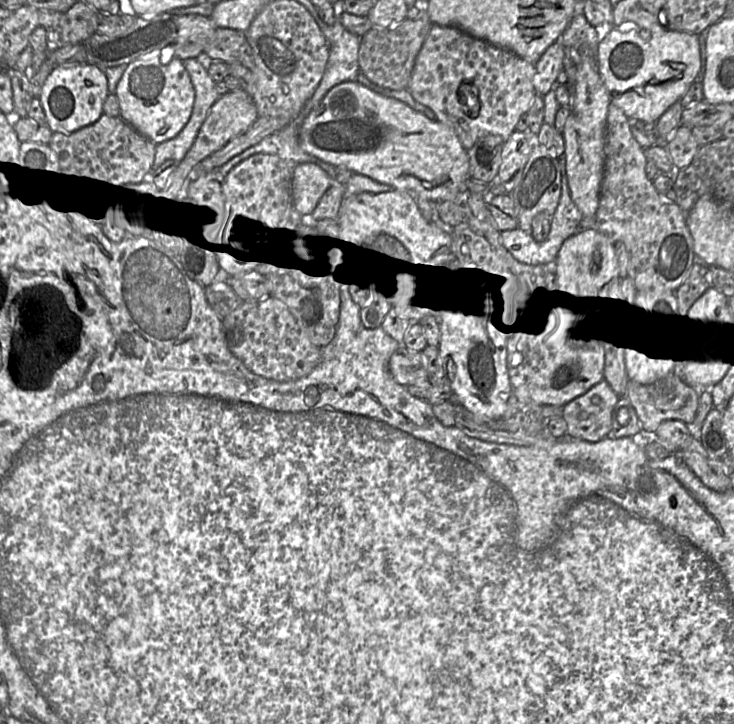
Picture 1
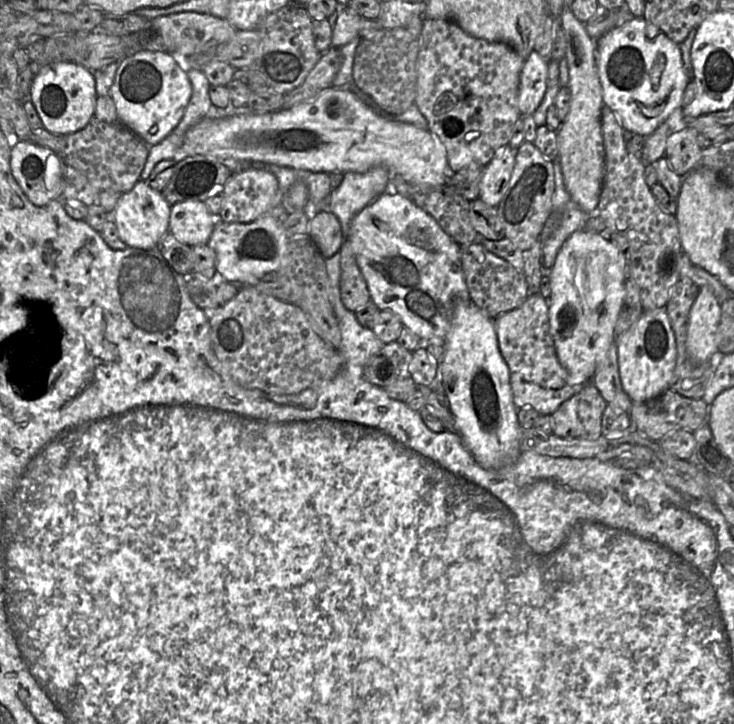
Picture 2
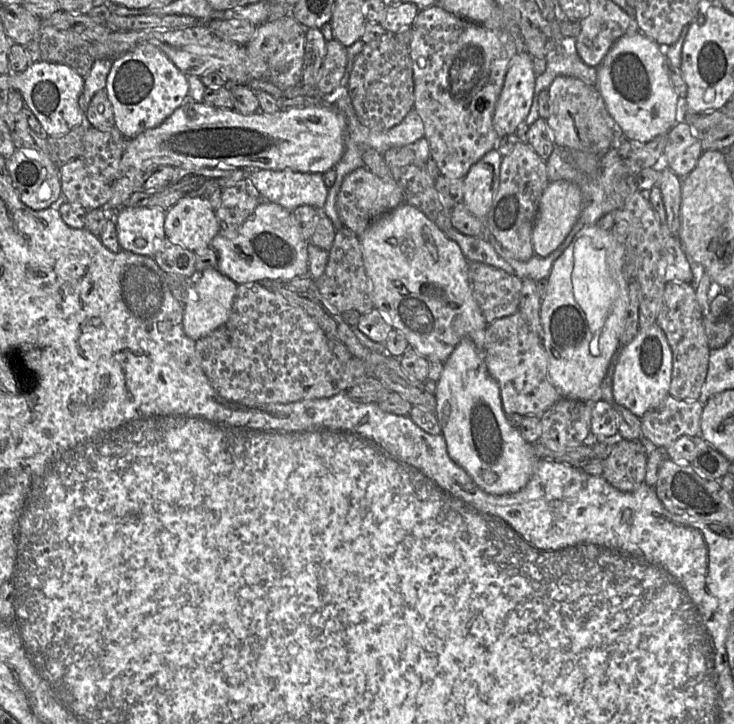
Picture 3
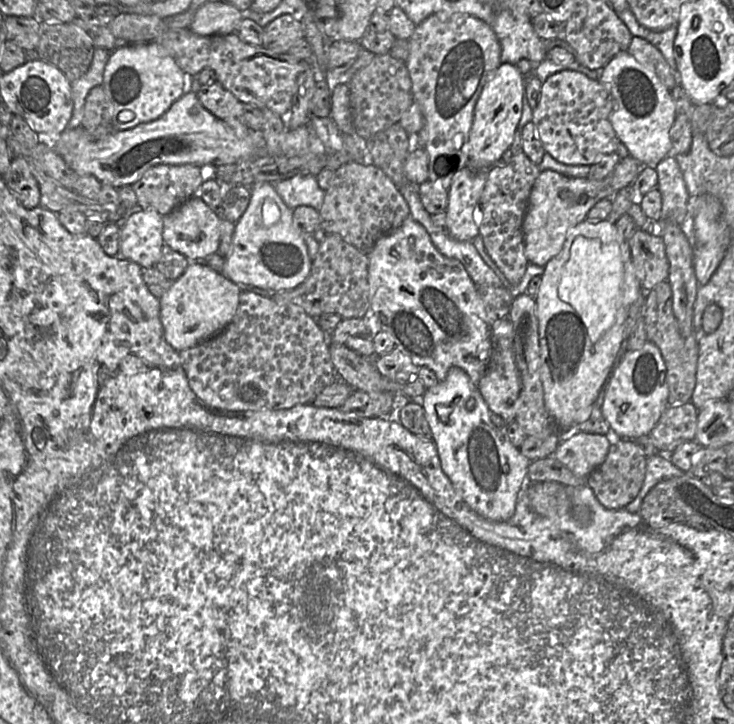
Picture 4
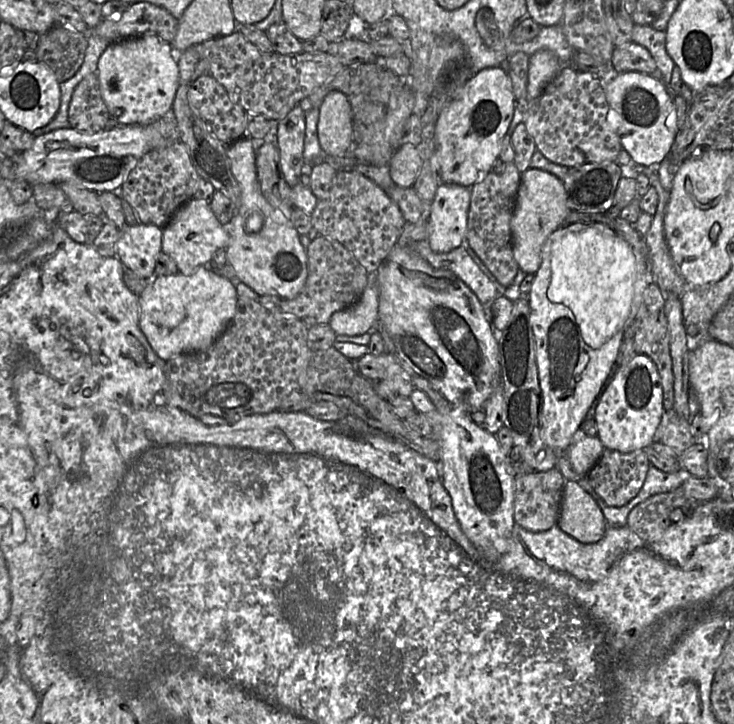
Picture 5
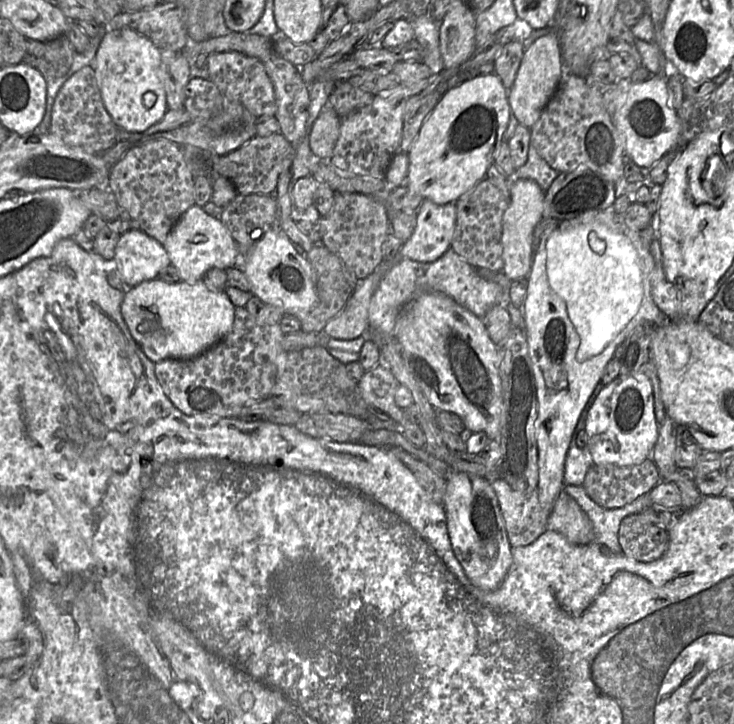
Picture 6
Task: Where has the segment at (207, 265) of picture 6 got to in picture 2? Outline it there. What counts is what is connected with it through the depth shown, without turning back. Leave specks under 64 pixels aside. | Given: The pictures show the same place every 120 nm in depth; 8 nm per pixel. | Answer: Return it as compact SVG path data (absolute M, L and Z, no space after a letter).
M203 201L179 202L171 206L168 232L190 247L207 244L215 227L215 218Z

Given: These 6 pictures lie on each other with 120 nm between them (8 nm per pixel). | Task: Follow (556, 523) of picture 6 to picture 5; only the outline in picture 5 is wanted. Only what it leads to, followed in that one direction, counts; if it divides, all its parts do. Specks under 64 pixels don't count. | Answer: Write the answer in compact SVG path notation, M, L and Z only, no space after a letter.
M568 480L564 485L557 525L584 544L600 541L607 528L596 501L574 480Z

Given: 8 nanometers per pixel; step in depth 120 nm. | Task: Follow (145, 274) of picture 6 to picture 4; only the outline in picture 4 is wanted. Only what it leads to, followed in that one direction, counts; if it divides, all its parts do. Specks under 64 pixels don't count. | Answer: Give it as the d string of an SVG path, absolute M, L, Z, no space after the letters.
M136 208L119 227L119 255L144 269L155 266L164 246L164 217L154 209Z

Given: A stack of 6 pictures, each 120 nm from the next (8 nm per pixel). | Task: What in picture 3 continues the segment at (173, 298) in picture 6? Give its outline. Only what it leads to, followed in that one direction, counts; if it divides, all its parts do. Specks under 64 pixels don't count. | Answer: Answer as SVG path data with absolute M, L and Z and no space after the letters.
M209 268L195 279L193 296L184 304L183 329L185 334L194 341L212 333L229 319L238 284L217 268Z

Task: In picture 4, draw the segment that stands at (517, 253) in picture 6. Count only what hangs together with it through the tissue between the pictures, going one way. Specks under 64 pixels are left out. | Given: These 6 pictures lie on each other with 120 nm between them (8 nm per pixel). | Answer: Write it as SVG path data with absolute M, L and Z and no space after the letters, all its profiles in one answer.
M629 155L620 160L615 169L602 180L567 177L552 170L541 171L532 187L522 225L524 252L529 263L545 267L562 250L568 232L586 220L595 204L631 186L645 167L643 162Z

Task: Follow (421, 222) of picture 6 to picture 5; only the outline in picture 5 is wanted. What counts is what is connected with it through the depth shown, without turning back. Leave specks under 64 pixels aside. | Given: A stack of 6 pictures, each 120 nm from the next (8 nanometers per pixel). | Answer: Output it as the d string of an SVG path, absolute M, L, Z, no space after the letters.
M442 183L431 201L427 241L433 252L448 253L461 246L467 232L470 188Z

